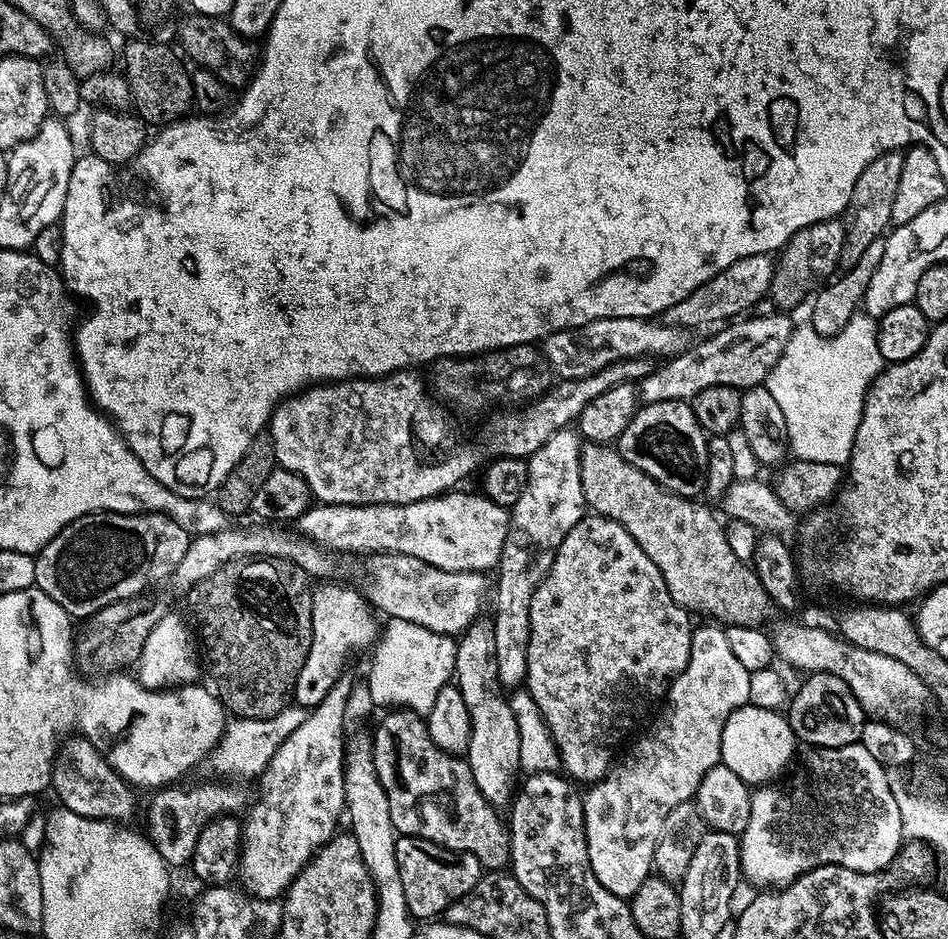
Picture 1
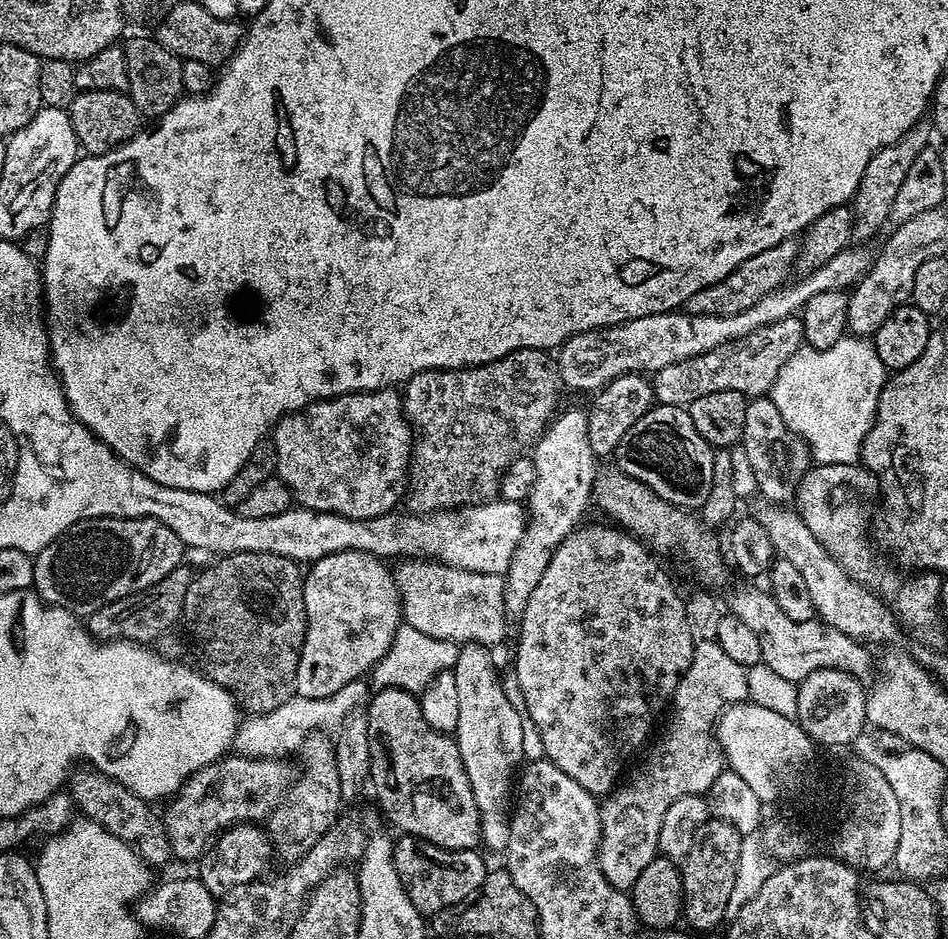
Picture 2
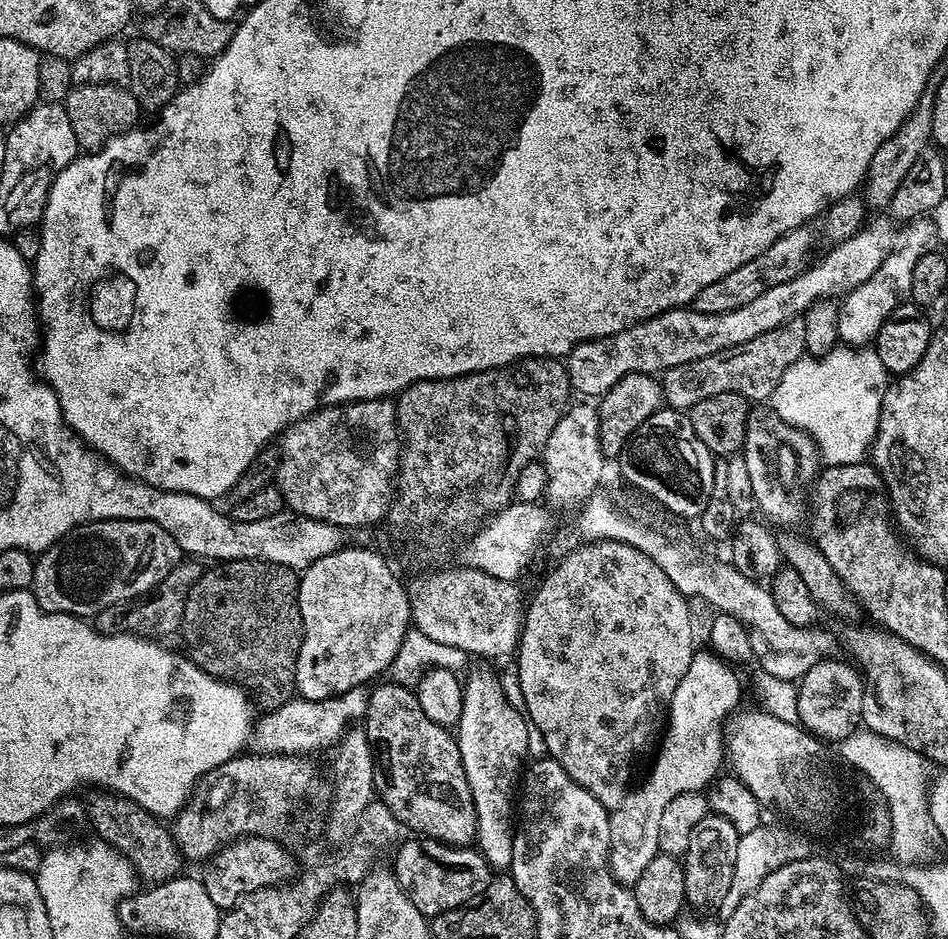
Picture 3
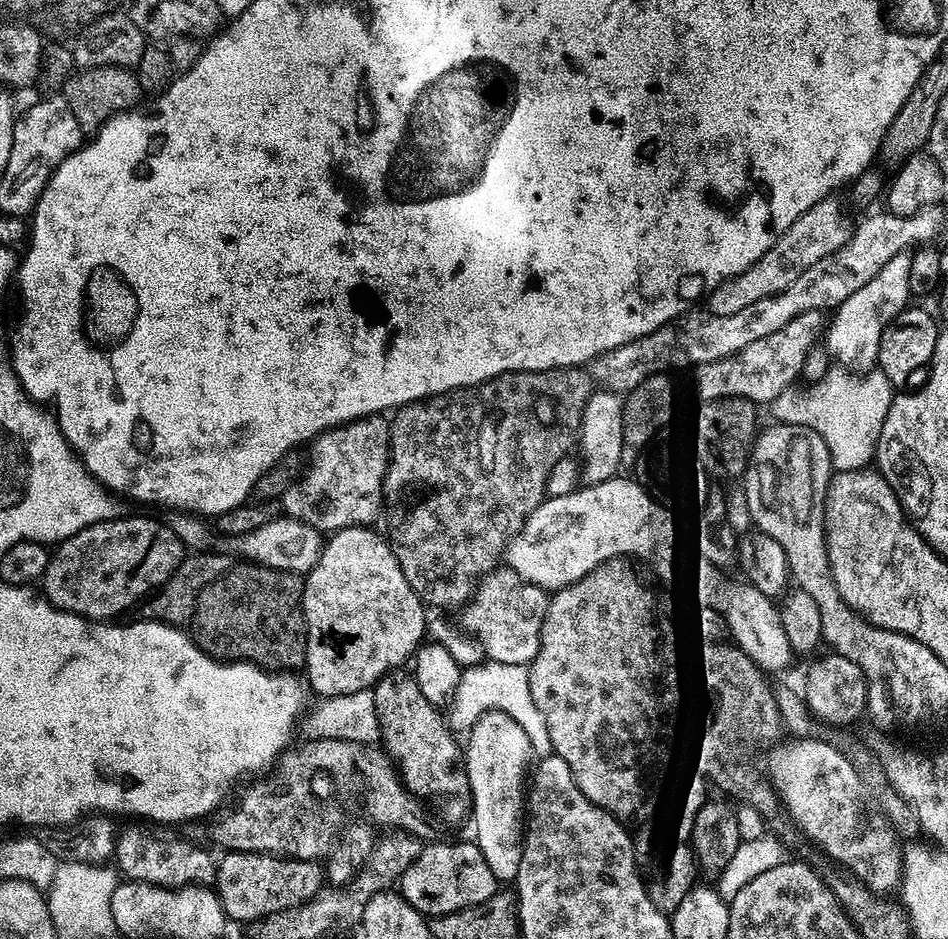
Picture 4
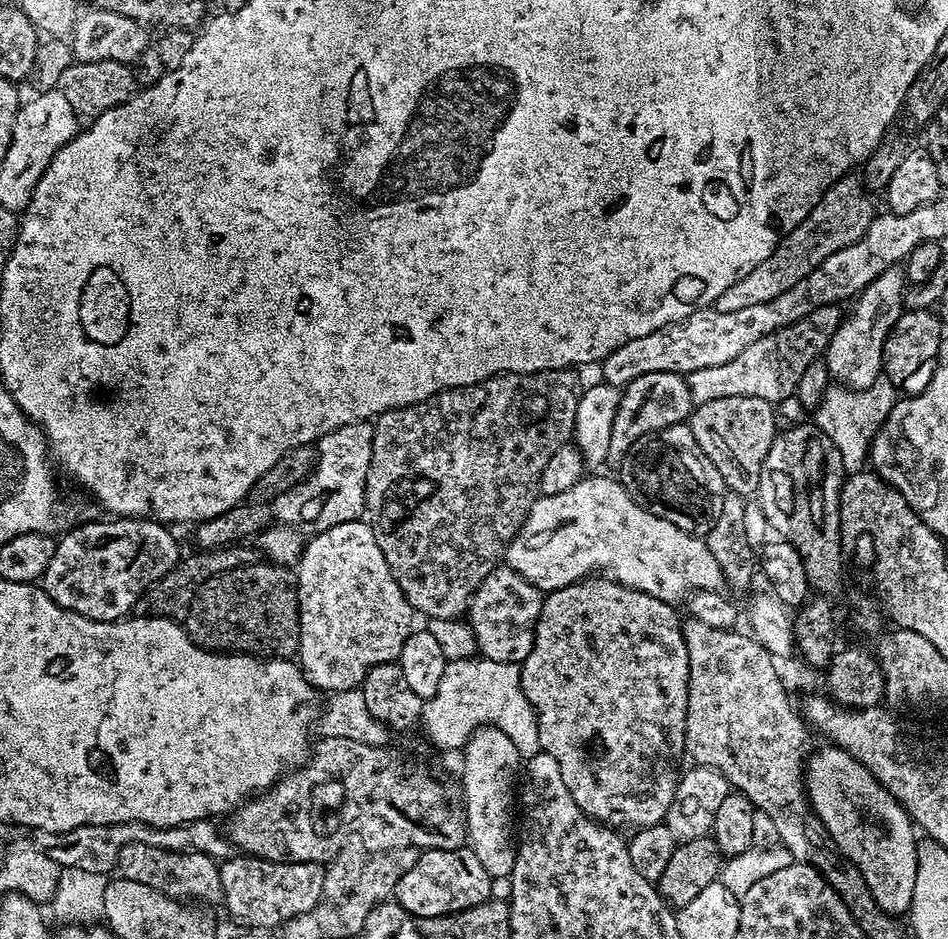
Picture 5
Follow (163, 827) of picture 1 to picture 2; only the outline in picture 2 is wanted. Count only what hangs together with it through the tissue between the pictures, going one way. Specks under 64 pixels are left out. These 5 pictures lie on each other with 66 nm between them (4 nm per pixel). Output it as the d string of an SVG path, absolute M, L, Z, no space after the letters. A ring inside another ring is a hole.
M228 754L223 758L215 760L212 764L202 766L186 783L181 786L180 791L167 801L163 809L162 819L166 838L170 842L170 850L173 857L178 861L199 861L200 857L208 851L209 844L216 839L217 835L235 824L248 822L264 822L271 816L274 809L284 799L290 785L294 780L294 772L284 765L283 759L274 760L252 760L249 756L239 754Z

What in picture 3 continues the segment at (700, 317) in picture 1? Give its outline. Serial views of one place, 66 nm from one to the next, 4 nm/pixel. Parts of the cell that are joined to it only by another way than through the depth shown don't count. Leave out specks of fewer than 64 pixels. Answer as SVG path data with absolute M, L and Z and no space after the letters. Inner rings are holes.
M801 226L790 230L778 242L774 242L758 258L738 266L738 270L730 270L726 278L718 278L718 282L710 282L706 290L696 295L694 306L699 312L706 314L726 314L726 310L738 310L738 306L746 306L746 302L754 302L758 294L762 294L770 286L782 286L782 282L790 282L790 278L798 278L808 267L812 256L811 227Z

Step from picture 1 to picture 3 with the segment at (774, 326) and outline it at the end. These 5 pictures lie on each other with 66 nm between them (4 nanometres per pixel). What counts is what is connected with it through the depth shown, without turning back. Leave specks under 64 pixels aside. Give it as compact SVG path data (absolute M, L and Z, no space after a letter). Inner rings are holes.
M797 318L774 330L766 330L766 334L758 334L758 338L750 338L750 342L742 342L742 346L730 346L730 350L694 362L682 362L682 366L670 366L662 374L664 404L687 413L702 398L714 394L742 394L750 402L767 401L774 386L782 382L782 374L805 355L805 346L806 326L803 319Z

